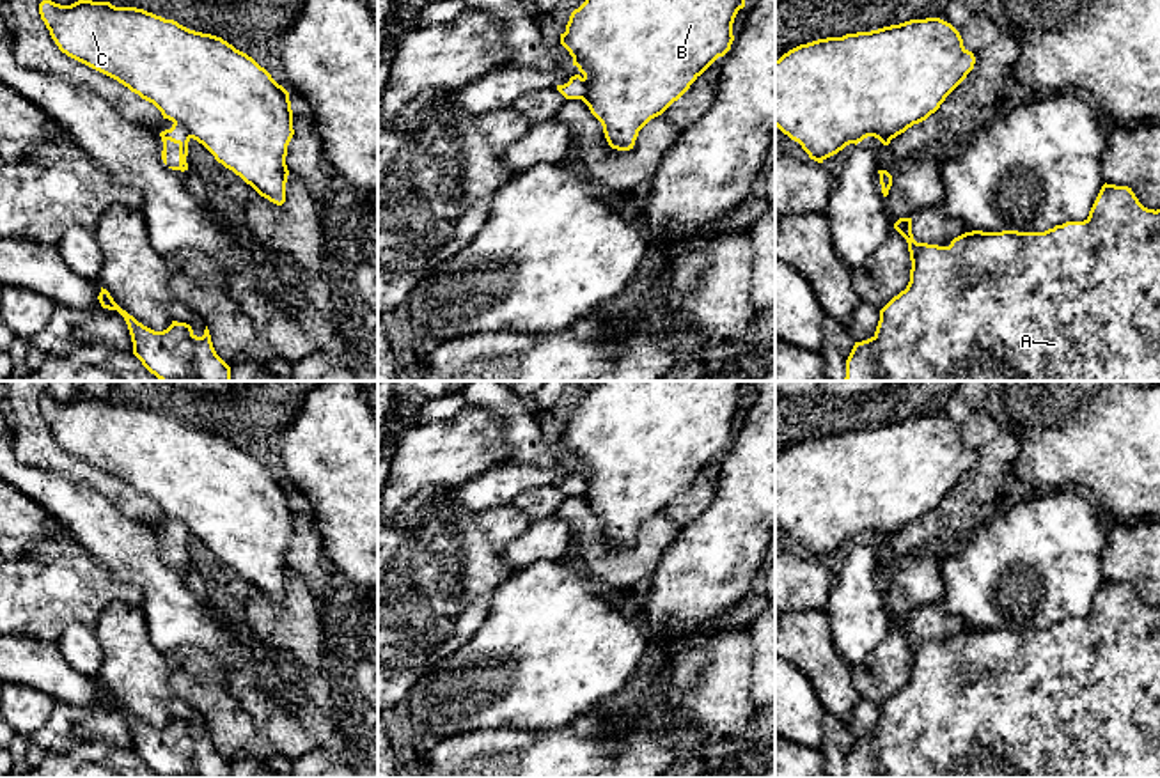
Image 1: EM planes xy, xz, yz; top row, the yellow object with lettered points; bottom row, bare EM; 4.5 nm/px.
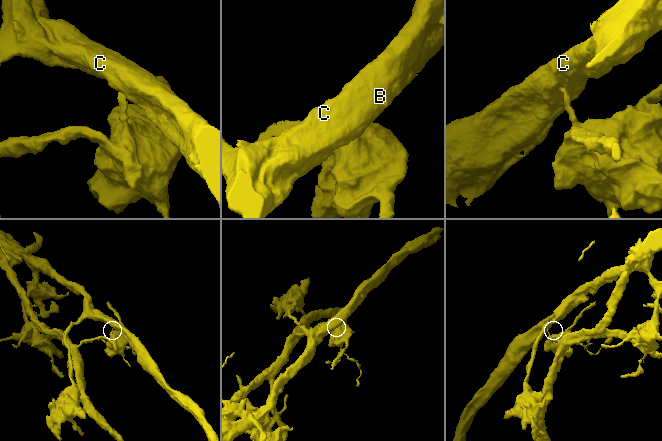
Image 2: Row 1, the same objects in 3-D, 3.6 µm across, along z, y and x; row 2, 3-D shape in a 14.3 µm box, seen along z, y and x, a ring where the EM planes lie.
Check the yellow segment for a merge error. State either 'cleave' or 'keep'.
cleave

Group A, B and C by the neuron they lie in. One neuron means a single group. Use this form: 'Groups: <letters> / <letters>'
Groups: A / B C

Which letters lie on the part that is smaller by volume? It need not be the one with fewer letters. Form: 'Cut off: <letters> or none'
Cut off: A

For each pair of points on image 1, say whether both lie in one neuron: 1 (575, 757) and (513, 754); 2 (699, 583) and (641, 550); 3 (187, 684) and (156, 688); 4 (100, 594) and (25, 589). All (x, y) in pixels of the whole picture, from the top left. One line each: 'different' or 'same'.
1: same
2: different
3: different
4: same

